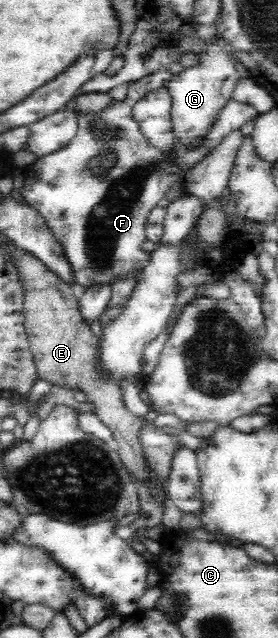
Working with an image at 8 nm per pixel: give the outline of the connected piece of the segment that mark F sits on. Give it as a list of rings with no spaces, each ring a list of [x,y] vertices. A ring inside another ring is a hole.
[[[162,69],[132,82],[124,99],[112,99],[112,103],[95,115],[76,111],[74,139],[66,147],[37,158],[33,164],[19,171],[23,174],[24,186],[16,198],[44,216],[48,229],[52,229],[52,234],[64,246],[75,283],[86,288],[98,284],[111,285],[120,274],[140,270],[136,275],[137,284],[150,259],[150,253],[144,252],[141,246],[148,240],[144,226],[150,210],[164,199],[173,184],[182,184],[183,174],[199,164],[226,134],[240,130],[244,123],[259,116],[253,106],[228,101],[216,115],[216,123],[204,137],[204,143],[187,149],[176,141],[174,155],[166,155],[145,139],[131,111],[133,105],[147,93],[160,87],[166,88],[172,76],[168,70]],[[96,119],[117,134],[111,138],[98,138],[90,128]],[[107,150],[114,152],[114,165],[102,175],[89,171],[87,163]]]

